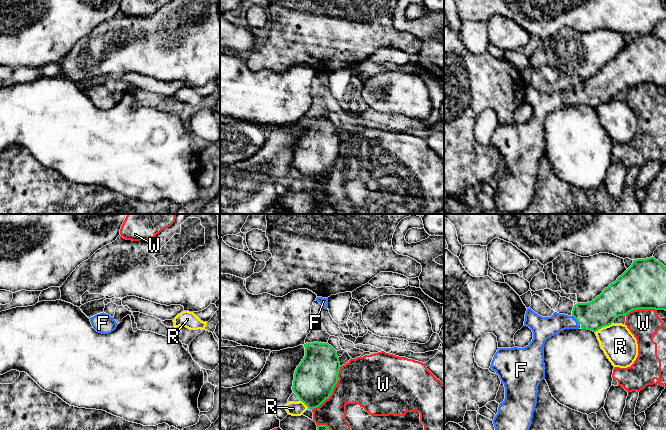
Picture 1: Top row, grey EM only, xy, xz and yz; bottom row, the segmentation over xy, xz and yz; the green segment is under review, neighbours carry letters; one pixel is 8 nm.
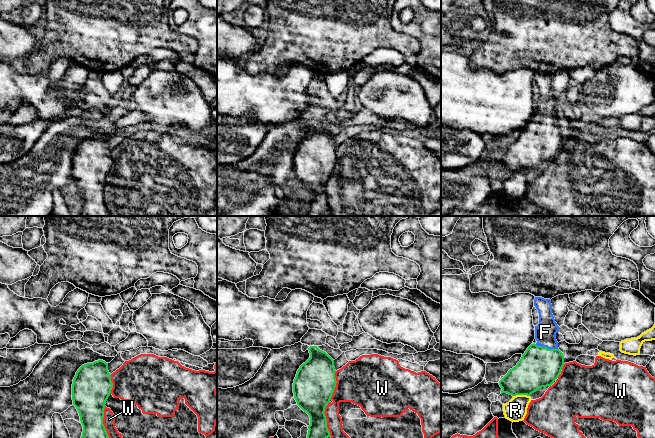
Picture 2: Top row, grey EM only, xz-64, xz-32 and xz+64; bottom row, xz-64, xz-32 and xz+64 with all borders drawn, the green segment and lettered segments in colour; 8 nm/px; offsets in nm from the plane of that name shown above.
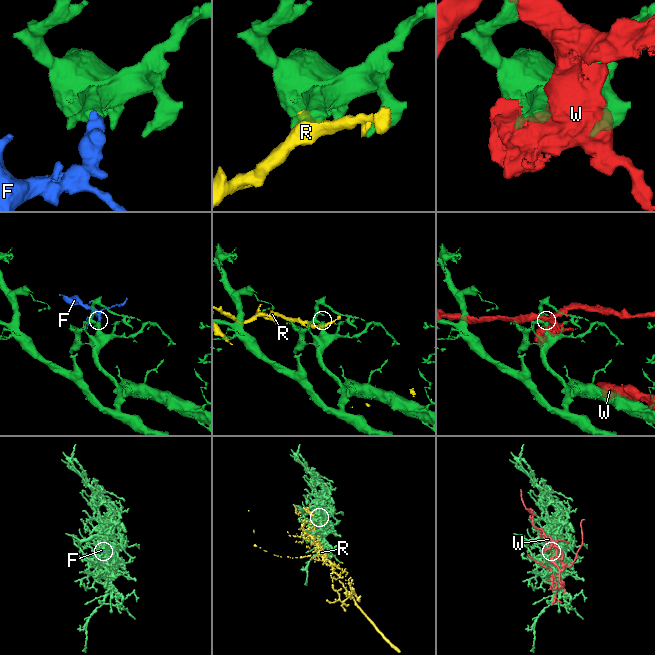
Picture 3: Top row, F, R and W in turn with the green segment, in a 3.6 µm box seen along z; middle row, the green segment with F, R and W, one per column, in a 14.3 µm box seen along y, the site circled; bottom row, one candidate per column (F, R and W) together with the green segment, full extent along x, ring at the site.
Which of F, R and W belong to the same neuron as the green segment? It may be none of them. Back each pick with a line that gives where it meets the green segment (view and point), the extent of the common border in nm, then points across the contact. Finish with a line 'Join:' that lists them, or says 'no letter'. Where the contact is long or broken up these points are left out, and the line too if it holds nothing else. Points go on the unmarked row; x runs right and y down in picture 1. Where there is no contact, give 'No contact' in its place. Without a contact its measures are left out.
F: Touches green at yz (576, 95). Shared border 90 nm. Path across: yz (602, 87), (581, 90), (576, 95), (546, 103)
Join: F

